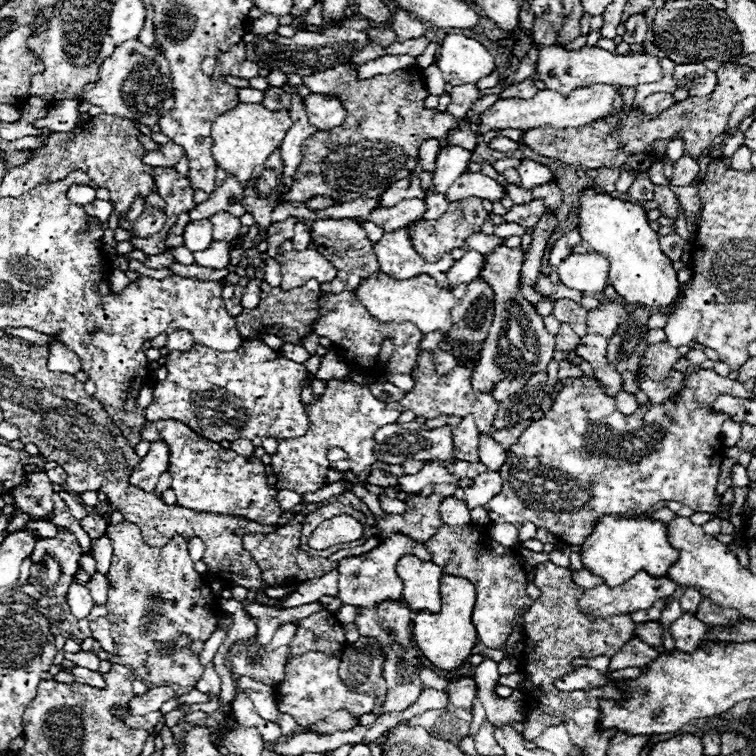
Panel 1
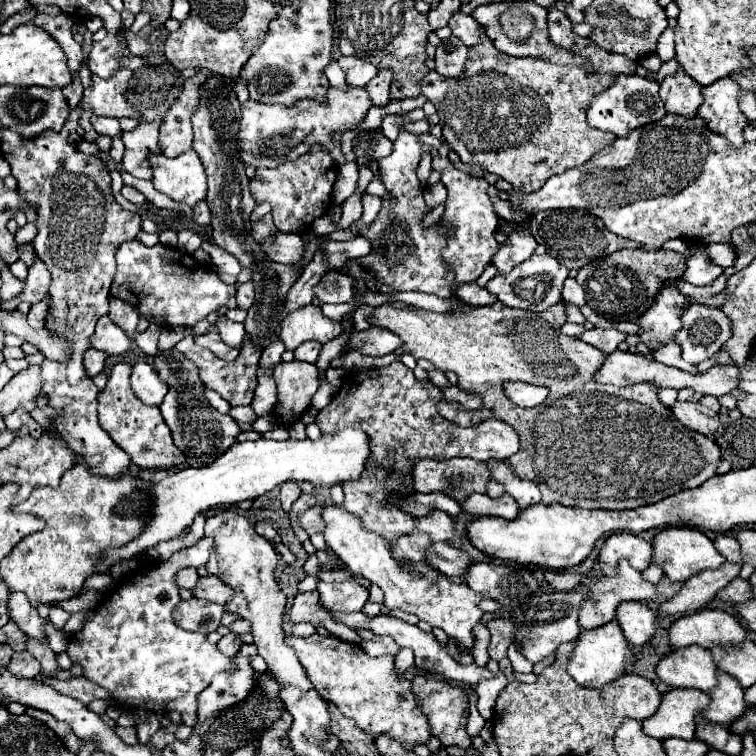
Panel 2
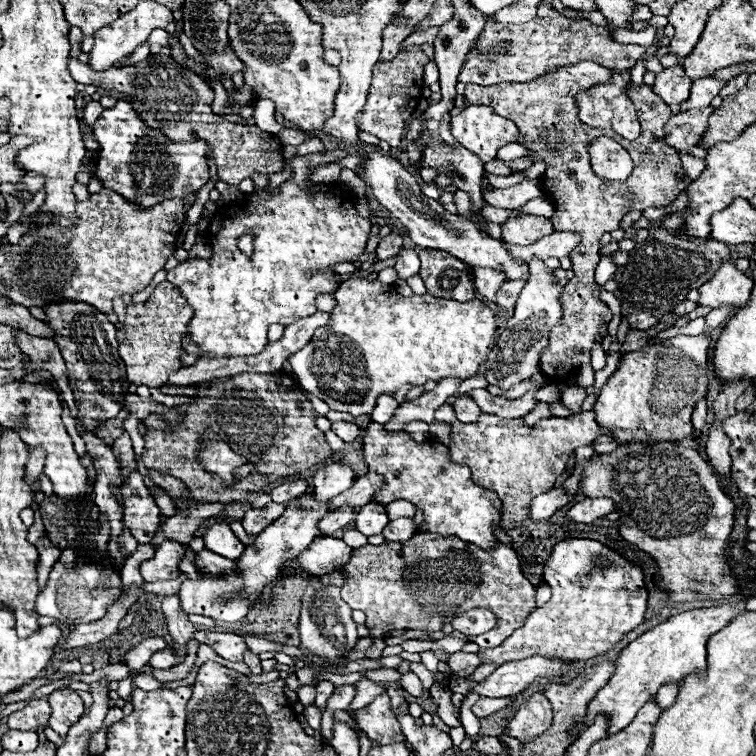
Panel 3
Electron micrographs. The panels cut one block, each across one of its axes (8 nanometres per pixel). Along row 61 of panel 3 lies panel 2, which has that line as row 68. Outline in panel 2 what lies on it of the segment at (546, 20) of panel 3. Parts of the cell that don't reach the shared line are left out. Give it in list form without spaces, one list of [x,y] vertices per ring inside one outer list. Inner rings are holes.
[[[556,8],[548,10],[548,26],[550,26],[550,42],[558,48],[566,48],[574,52],[580,58],[586,58],[592,66],[592,72],[584,72],[584,68],[578,64],[560,66],[540,58],[512,58],[508,54],[498,52],[482,32],[484,40],[470,50],[468,64],[460,76],[452,80],[444,80],[438,72],[430,70],[420,80],[422,94],[436,106],[438,112],[446,102],[446,128],[442,128],[442,134],[444,140],[450,144],[450,150],[454,150],[462,158],[462,162],[480,164],[488,172],[498,174],[500,178],[504,178],[506,182],[514,184],[524,192],[534,192],[542,188],[550,176],[560,174],[566,168],[588,162],[596,152],[600,152],[602,148],[610,146],[616,140],[612,132],[602,132],[588,126],[586,122],[588,100],[592,98],[592,94],[600,92],[600,88],[606,88],[616,74],[636,74],[638,68],[634,60],[628,60],[622,54],[608,52],[592,44],[592,40],[574,34],[568,16]]]

